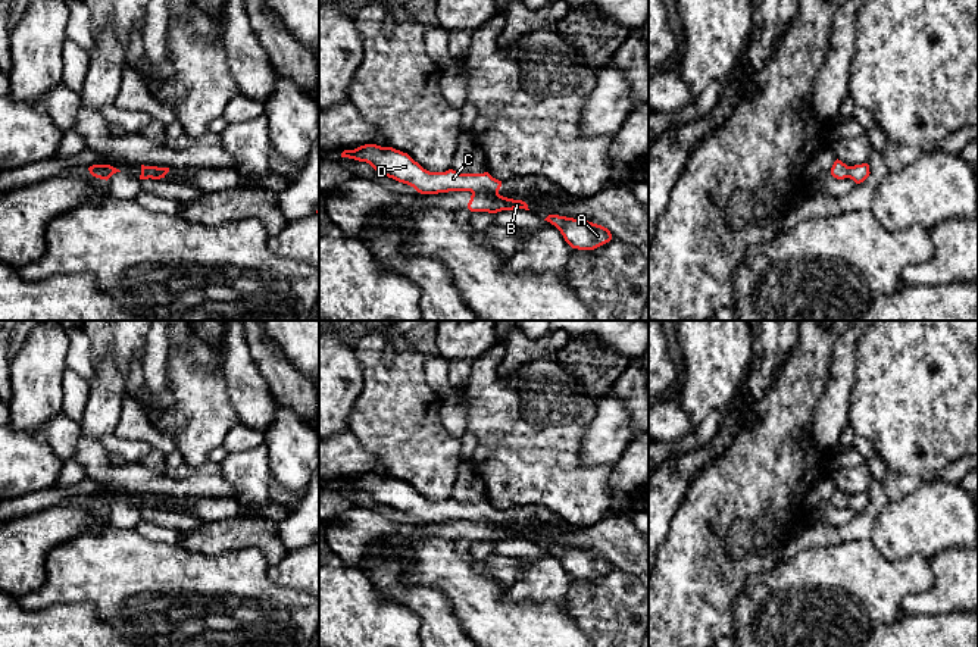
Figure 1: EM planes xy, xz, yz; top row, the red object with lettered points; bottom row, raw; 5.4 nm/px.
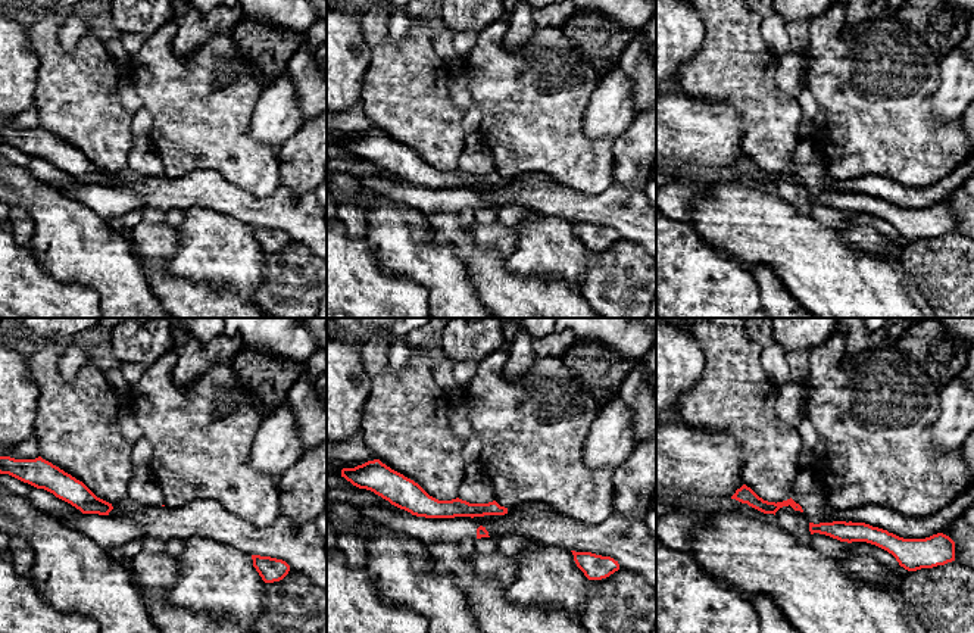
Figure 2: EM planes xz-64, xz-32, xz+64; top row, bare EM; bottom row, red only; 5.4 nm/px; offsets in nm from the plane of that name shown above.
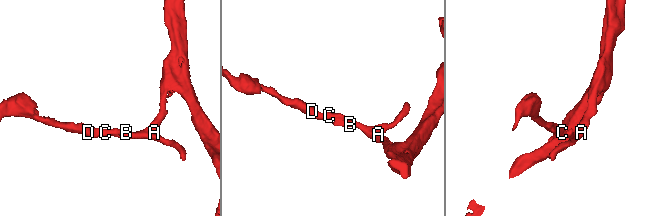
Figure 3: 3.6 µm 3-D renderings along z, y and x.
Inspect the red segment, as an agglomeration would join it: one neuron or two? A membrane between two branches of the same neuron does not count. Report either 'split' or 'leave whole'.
split

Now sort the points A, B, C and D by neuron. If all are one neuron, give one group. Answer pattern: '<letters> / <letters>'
A B / C D

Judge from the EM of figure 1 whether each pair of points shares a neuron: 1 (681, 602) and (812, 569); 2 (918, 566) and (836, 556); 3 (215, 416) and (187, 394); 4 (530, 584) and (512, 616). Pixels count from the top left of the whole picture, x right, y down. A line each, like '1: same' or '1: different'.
1: different
2: same
3: same
4: different

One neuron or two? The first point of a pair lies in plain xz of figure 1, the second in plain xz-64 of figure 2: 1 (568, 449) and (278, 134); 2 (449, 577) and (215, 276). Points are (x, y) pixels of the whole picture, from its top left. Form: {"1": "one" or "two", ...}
{"1": "two", "2": "two"}

